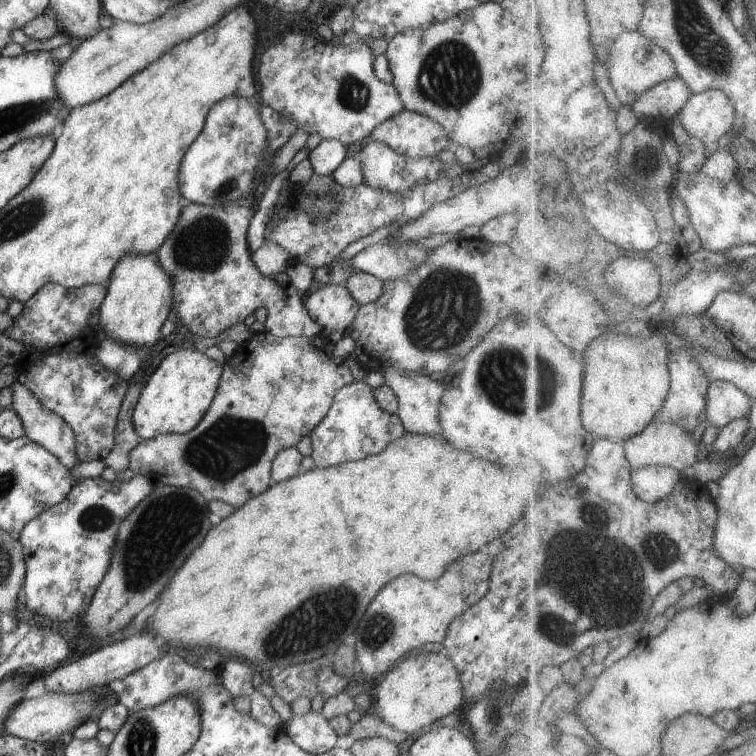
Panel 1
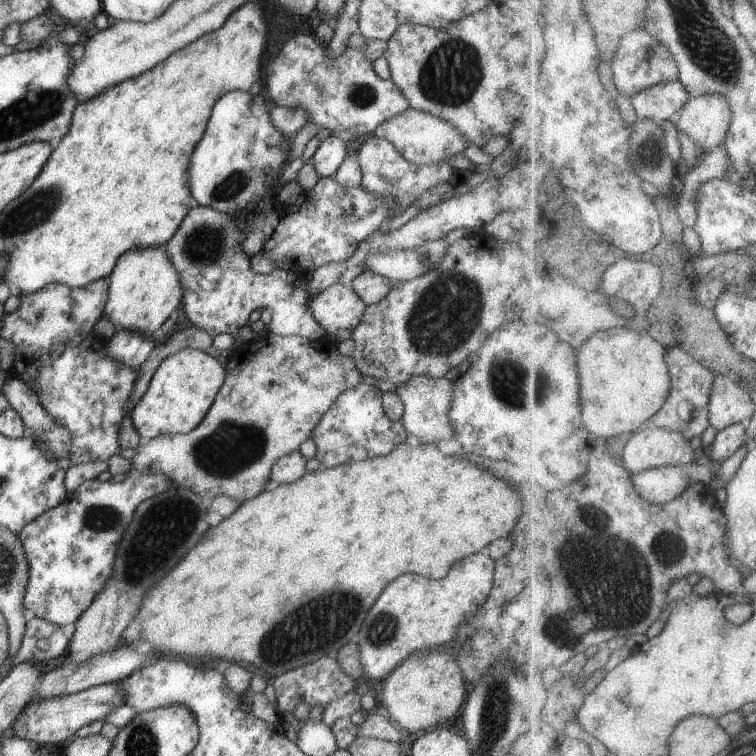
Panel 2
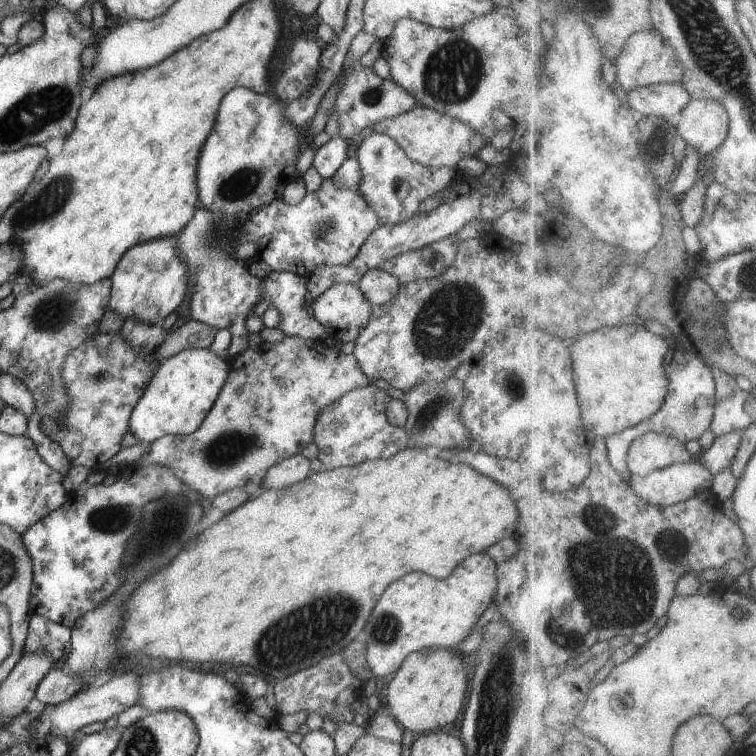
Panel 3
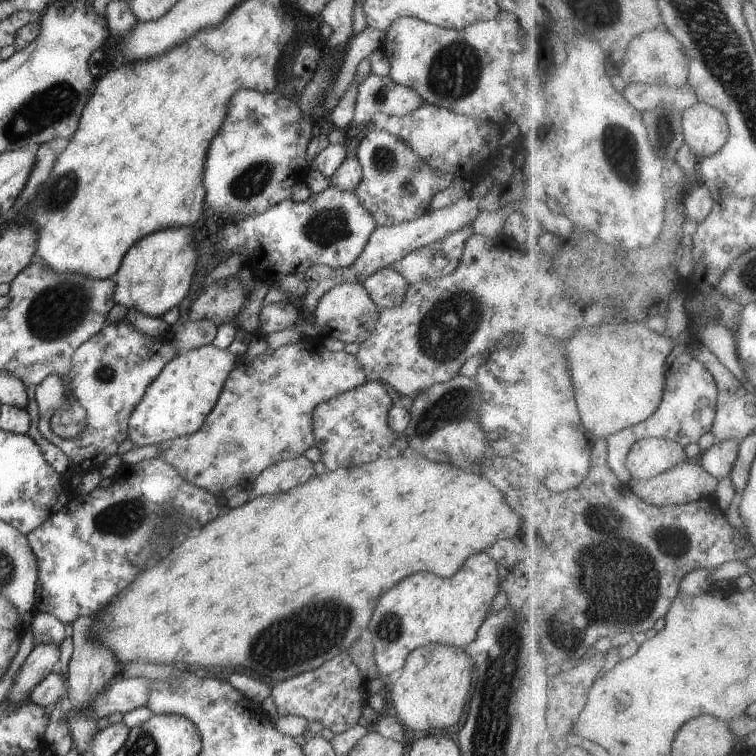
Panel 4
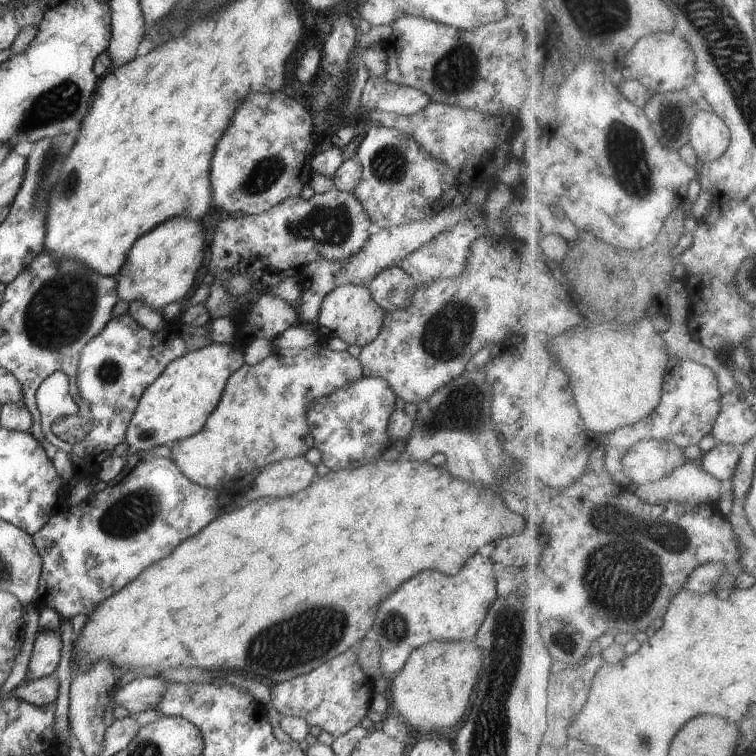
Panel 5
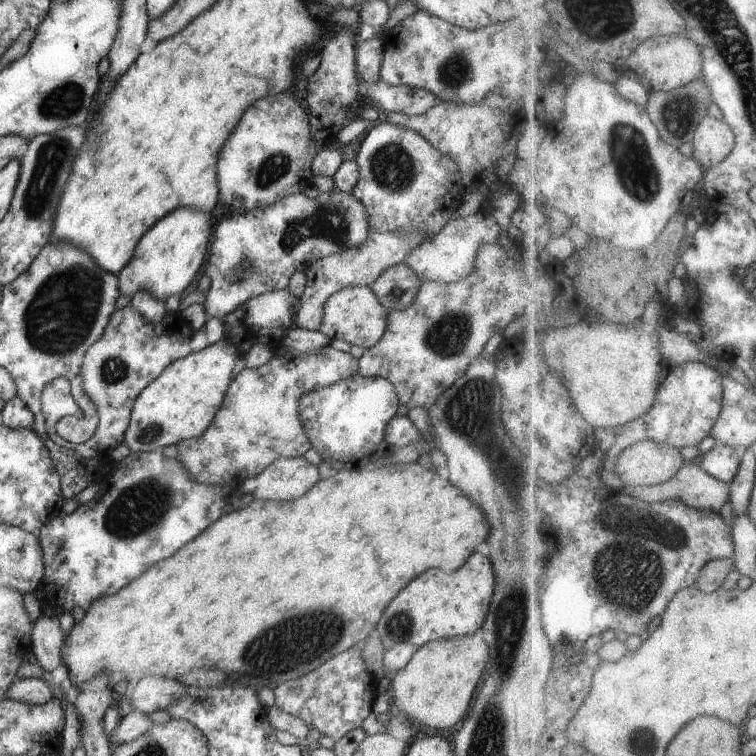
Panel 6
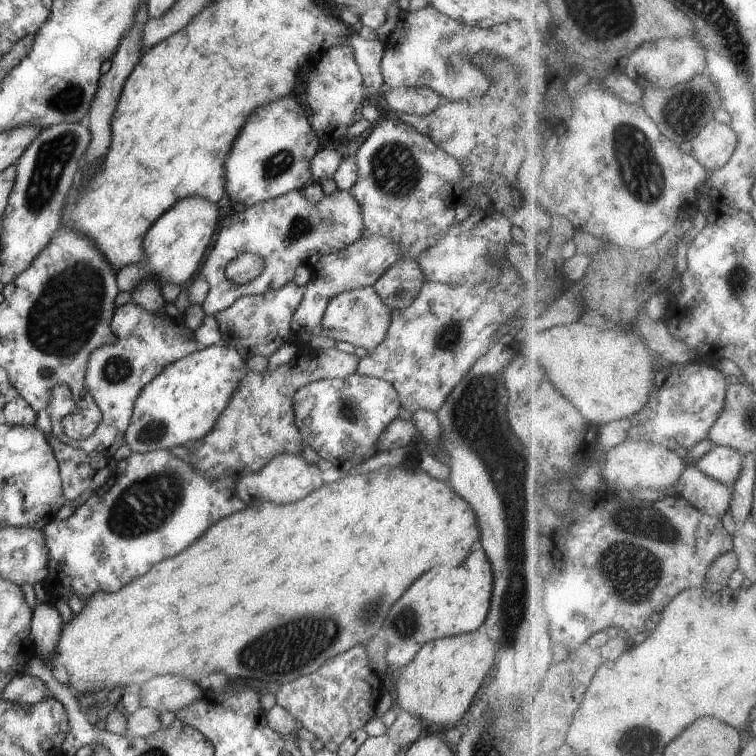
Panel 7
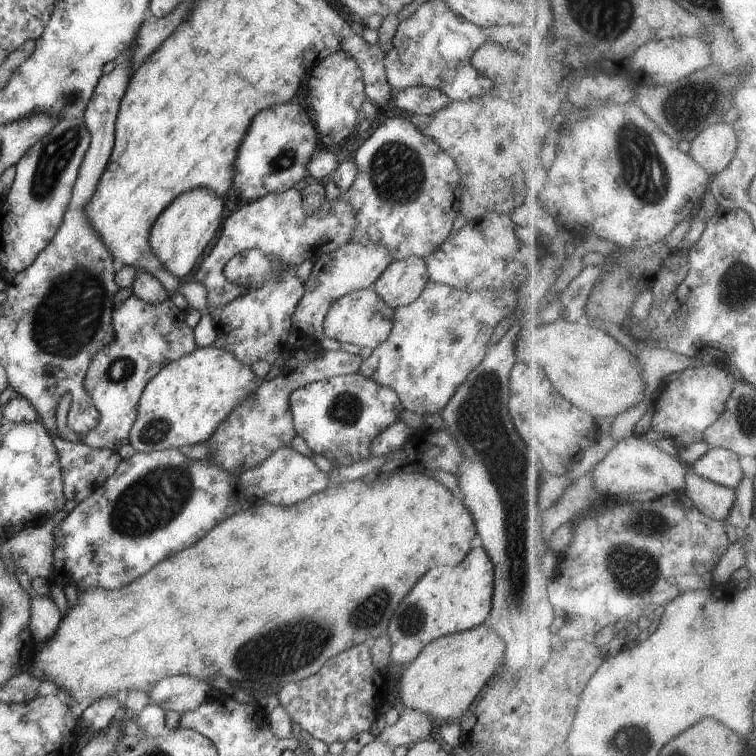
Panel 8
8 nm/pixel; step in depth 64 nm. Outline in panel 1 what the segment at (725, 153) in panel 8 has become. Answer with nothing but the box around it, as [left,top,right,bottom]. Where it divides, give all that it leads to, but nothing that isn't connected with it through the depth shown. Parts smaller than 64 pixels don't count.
[681,89,738,149]

